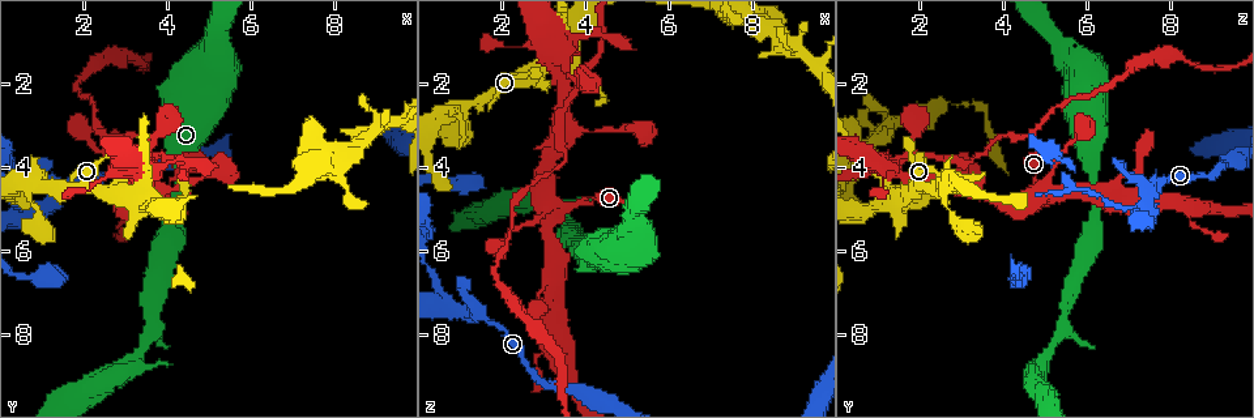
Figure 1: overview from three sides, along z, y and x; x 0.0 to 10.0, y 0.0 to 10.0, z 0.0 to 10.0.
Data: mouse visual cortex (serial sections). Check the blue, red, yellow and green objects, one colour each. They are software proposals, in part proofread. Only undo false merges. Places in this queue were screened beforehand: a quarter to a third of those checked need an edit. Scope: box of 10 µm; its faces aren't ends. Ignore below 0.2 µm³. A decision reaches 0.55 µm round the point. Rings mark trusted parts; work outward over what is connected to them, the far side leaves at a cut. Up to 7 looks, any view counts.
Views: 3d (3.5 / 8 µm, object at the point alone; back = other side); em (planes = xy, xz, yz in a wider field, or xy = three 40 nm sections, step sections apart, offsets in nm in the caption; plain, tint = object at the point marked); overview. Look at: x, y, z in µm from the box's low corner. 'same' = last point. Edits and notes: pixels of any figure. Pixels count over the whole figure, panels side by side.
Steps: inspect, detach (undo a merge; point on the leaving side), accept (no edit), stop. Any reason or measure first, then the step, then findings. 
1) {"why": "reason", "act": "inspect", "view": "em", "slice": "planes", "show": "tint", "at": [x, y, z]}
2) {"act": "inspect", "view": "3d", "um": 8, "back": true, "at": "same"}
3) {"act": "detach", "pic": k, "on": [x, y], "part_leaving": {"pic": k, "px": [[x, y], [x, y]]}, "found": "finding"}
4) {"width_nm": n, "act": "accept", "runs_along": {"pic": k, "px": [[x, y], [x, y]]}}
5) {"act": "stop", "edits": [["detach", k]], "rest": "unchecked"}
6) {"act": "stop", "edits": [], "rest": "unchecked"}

{"why": "three-way junction", "act": "inspect", "view": "3d", "um": 3.5, "at": [0.70, 4.45, 2.55]}

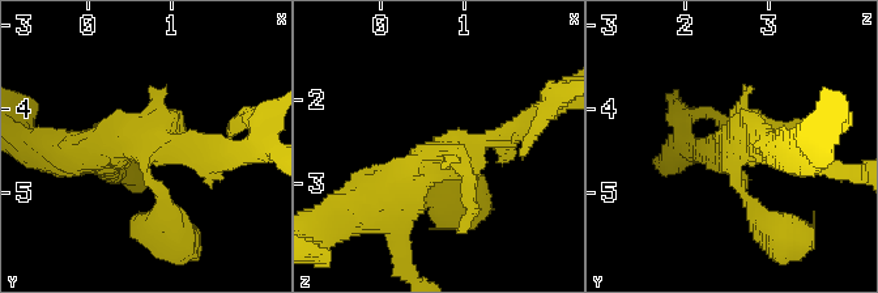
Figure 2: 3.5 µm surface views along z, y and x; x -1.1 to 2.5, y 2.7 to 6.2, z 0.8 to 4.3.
{"act": "inspect", "view": "em", "slice": "planes", "show": "tint", "at": [0.75, 4.40, 2.60]}

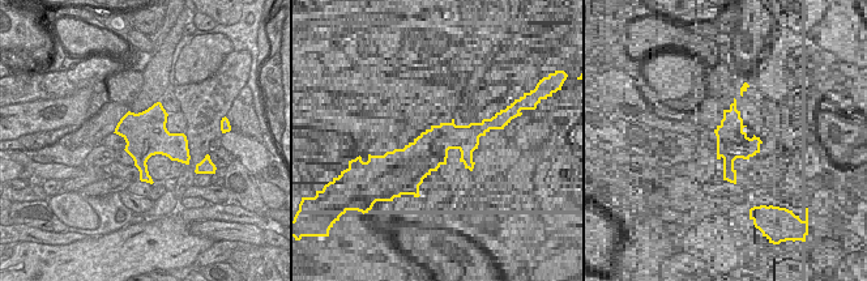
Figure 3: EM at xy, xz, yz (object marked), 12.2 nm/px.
{"act": "accept", "runs_along": {"pic": 2, "px": [[523, 126], [430, 158], [399, 216]]}, "found": "one cell here"}

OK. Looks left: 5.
{"why": "three-way junction", "act": "inspect", "view": "3d", "um": 3.5, "at": [4.45, 3.95, 0.95]}

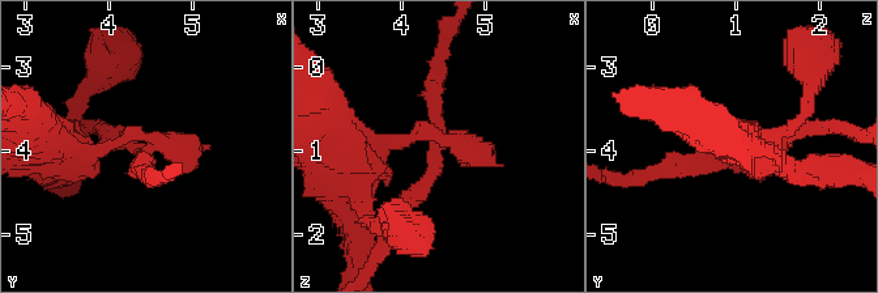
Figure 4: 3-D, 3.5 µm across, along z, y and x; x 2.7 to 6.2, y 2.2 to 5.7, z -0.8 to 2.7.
{"act": "inspect", "view": "em", "slice": "xy", "step": 2, "show": "plain", "at": [4.40, 4.00, 0.95]}

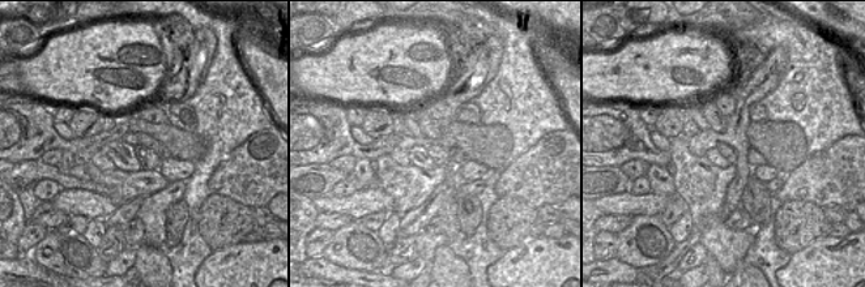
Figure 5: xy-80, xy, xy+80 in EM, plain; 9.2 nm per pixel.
{"act": "inspect", "view": "em", "slice": "xy", "step": 2, "show": "tint", "at": "same"}

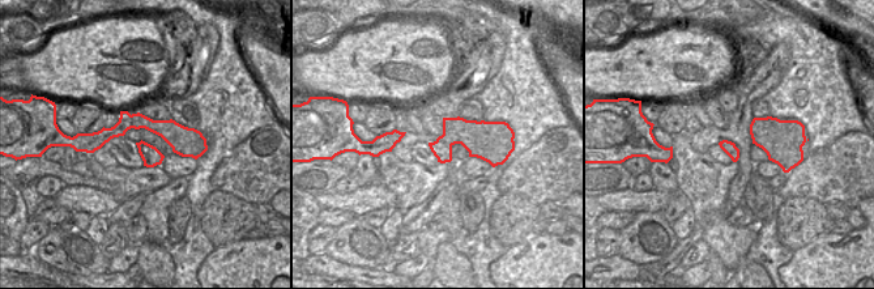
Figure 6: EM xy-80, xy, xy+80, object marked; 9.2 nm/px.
{"width_nm": 240, "act": "detach", "pic": 4, "on": [686, 160], "border": {"pic": 6, "px": [[436, 139], [451, 147]]}, "found": "a second cell is stuck on"}

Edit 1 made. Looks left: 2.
{"why": "three arms meet", "act": "inspect", "view": "3d", "um": 8, "at": [0.85, 5.10, 7.35]}

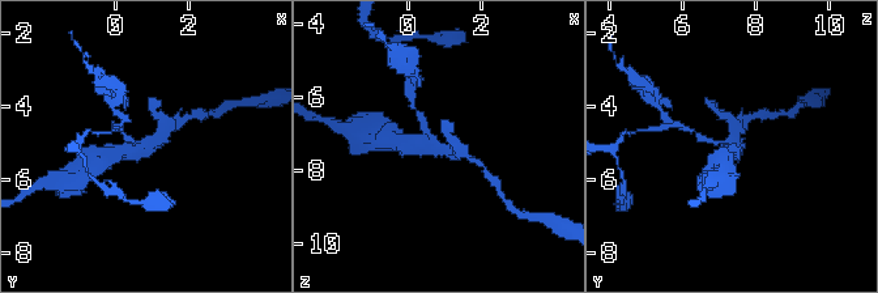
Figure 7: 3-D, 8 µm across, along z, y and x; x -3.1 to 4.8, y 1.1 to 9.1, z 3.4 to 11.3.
{"arms": 3, "arm_widths_nm": [200, 250, 300], "act": "inspect", "view": "em", "slice": "xy", "step": 3, "show": "tint", "at": "same"}

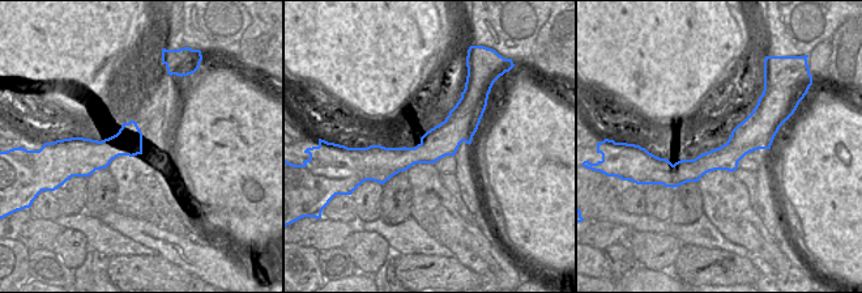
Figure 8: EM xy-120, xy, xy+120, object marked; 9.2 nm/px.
{"act": "detach", "pic": 7, "on": [421, 118], "part_leaving": {"pic": 7, "px": [[430, 134], [412, 103], [412, 93]]}, "found": "two cells meet here"}

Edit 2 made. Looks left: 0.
{"act": "stop", "edits": [["detach", 4], ["detach", 7]], "rest": "unchecked"}

